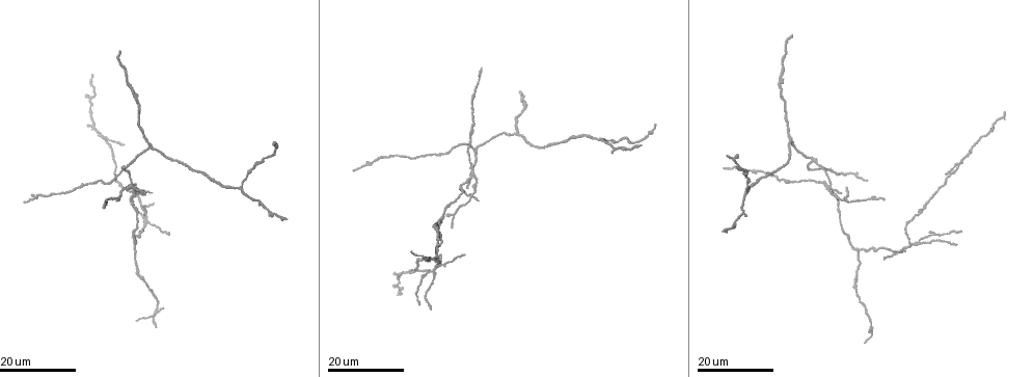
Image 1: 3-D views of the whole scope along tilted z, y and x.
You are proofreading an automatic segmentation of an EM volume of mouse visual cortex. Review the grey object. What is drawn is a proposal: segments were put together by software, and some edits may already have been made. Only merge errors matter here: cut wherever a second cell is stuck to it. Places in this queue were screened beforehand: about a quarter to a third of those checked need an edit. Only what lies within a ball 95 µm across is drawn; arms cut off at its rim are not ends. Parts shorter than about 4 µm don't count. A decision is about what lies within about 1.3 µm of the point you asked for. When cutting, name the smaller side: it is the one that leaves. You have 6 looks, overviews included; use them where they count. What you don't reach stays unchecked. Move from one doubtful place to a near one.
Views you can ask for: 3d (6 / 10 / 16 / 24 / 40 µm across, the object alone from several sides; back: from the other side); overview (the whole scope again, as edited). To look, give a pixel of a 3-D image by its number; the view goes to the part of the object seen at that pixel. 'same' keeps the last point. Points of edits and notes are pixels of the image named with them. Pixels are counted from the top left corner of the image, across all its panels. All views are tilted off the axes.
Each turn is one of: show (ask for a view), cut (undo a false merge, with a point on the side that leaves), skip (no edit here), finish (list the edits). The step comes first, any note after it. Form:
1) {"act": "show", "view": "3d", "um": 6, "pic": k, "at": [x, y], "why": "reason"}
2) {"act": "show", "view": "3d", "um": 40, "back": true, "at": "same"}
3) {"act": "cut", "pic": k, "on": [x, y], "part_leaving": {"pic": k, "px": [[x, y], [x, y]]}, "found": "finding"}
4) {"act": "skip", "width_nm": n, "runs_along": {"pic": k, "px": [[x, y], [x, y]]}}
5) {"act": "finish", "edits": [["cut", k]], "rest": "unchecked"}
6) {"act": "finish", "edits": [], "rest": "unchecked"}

{"act": "show", "view": "3d", "um": 16, "pic": 1, "at": [469, 175], "why": "four-way junction"}

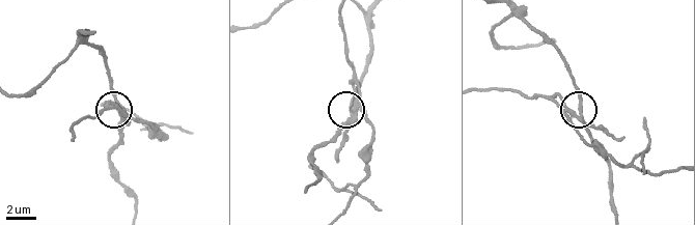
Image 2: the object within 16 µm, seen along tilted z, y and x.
{"act": "show", "view": "3d", "um": 6, "pic": 2, "at": [353, 108], "why": "closer look"}

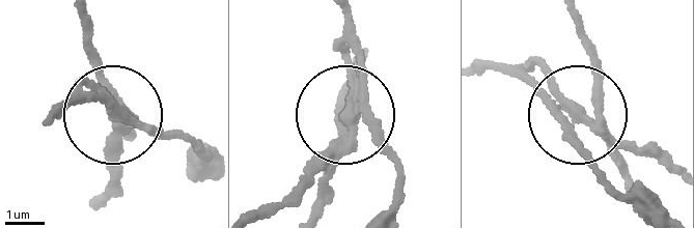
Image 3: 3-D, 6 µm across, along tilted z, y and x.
{"act": "cut", "pic": 3, "on": [120, 108], "part_leaving": {"pic": 3, "px": [[343, 140], [360, 91], [346, 16]]}, "found": "two cells meet here"}

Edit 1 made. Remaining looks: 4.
{"act": "show", "view": "3d", "um": 16, "pic": 1, "at": [815, 161], "why": "arms part here"}

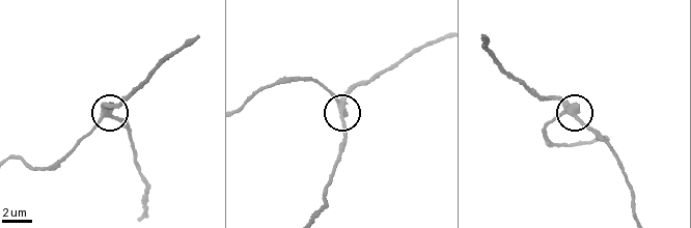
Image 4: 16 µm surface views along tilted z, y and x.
{"act": "show", "view": "3d", "um": 10, "pic": 4, "at": [566, 110], "why": "closer look"}

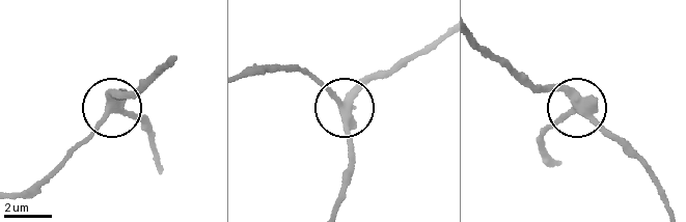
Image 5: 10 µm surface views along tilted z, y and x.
{"act": "skip", "width_nm": 340, "runs_along": {"pic": 5, "px": [[669, 206], [640, 164], [576, 111], [567, 112], [541, 136]]}, "found": "all the same cell"}

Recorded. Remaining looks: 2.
{"act": "show", "view": "3d", "um": 16, "pic": 1, "at": [958, 164], "why": "three-way junction"}

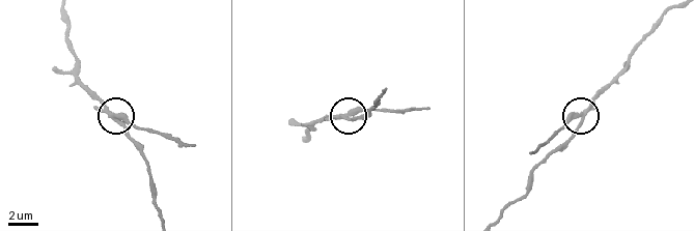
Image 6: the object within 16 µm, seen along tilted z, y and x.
{"act": "show", "view": "3d", "um": 6, "pic": 6, "at": [579, 115]}

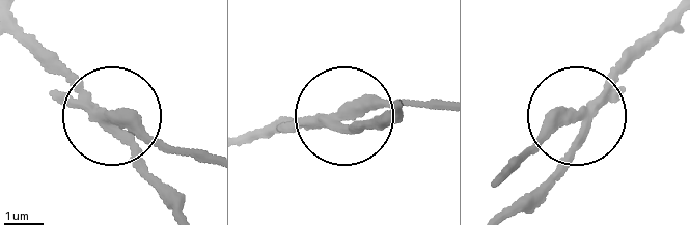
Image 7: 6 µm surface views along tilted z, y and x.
{"act": "cut", "pic": 7, "on": [134, 112], "part_leaving": {"pic": 7, "px": [[95, 113], [128, 118], [167, 148], [204, 152]]}, "found": "two cells meet here"}

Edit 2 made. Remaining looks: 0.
{"act": "finish", "edits": [["cut", 3], ["cut", 7]], "rest": "unchecked"}

